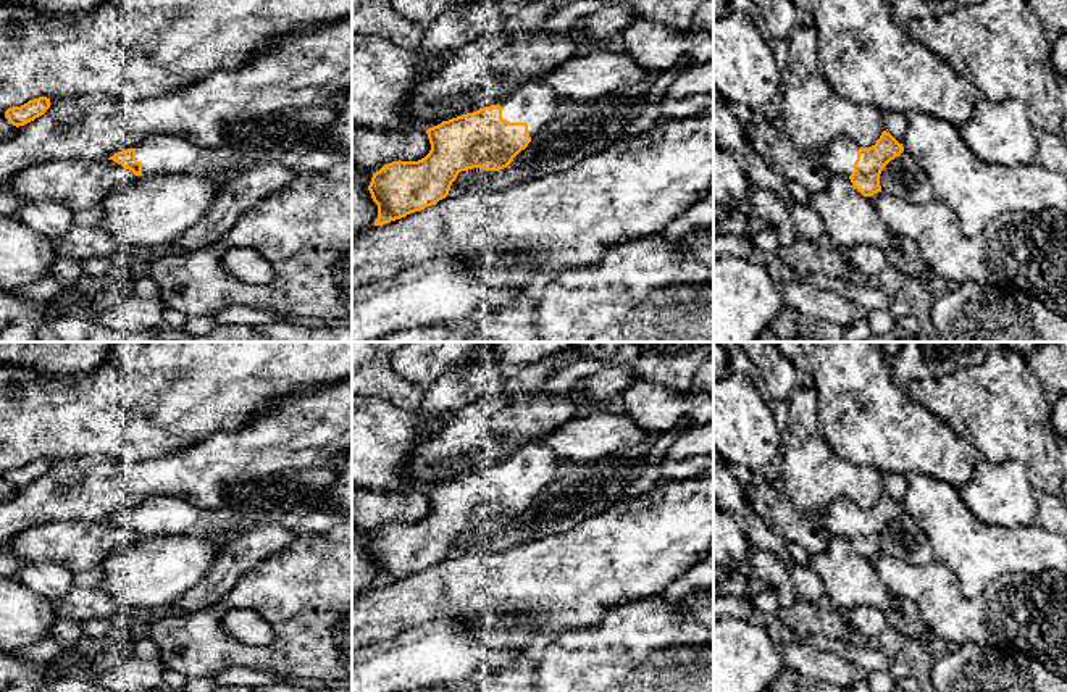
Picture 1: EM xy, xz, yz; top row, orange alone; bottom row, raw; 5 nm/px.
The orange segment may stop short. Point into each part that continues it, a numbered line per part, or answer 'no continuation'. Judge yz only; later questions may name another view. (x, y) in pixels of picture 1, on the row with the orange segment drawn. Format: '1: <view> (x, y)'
1: yz (840, 155)

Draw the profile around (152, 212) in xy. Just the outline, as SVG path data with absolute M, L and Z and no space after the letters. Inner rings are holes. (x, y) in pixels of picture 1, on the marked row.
M189 171L139 176L102 200L97 226L131 250L161 252L205 216L223 179Z

